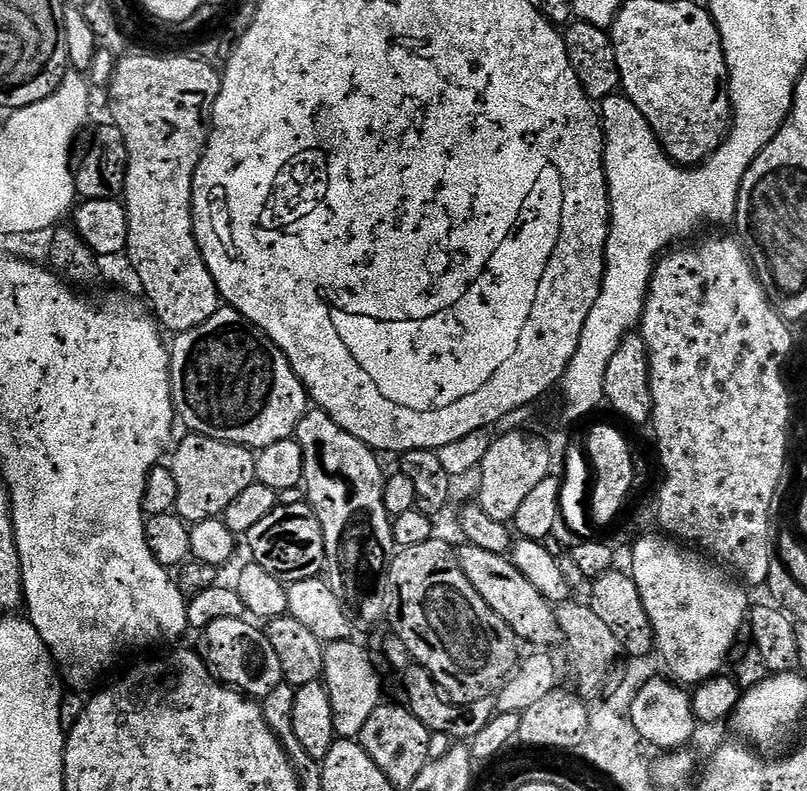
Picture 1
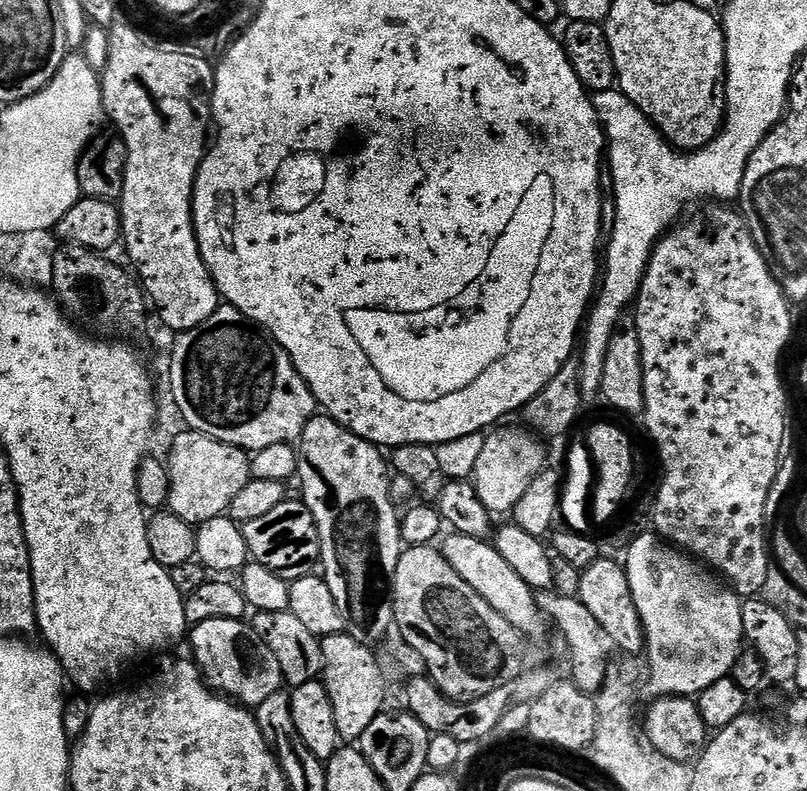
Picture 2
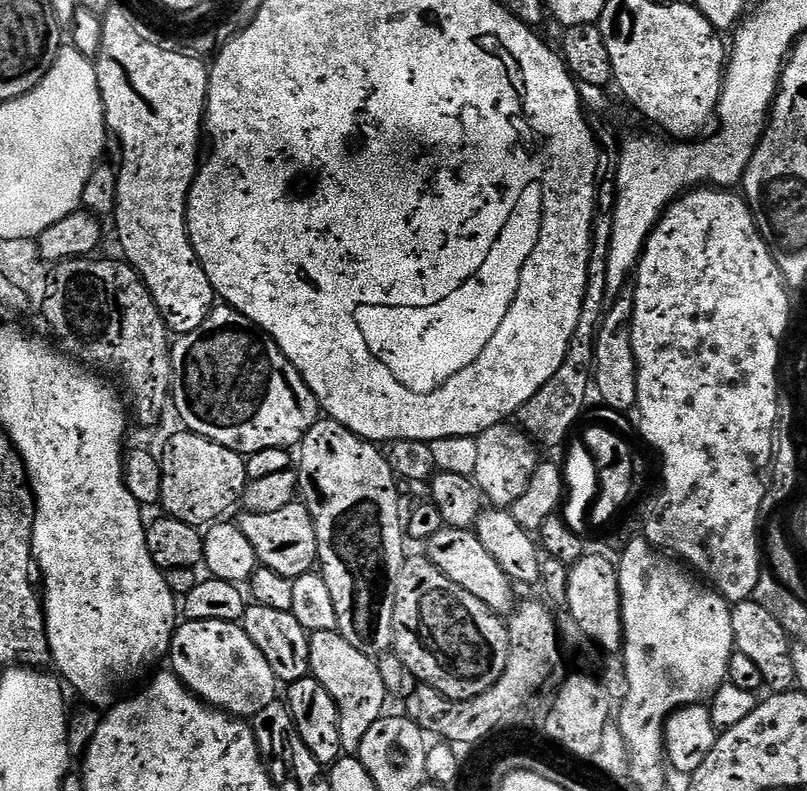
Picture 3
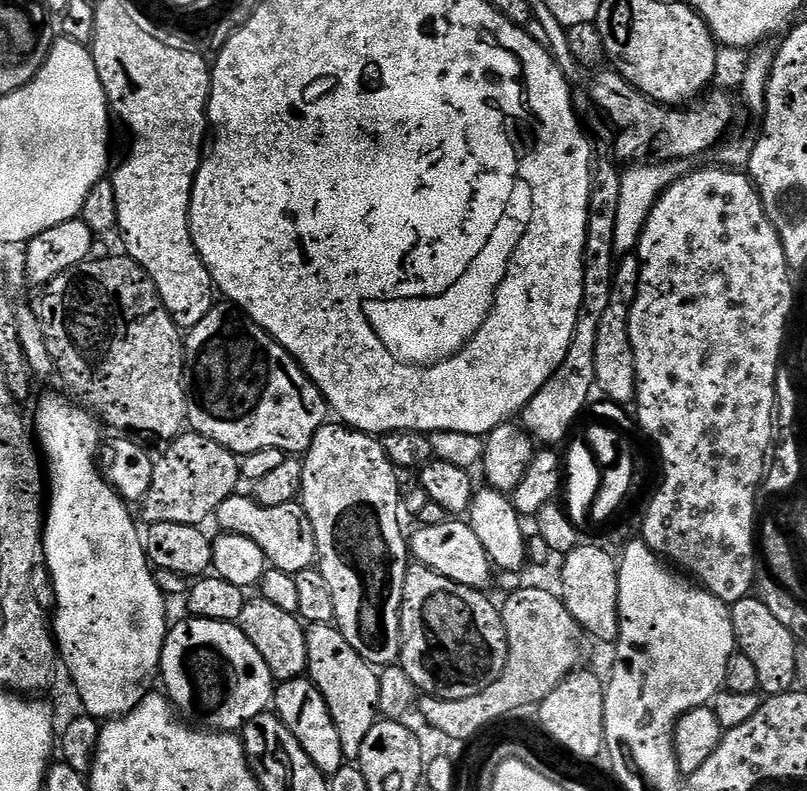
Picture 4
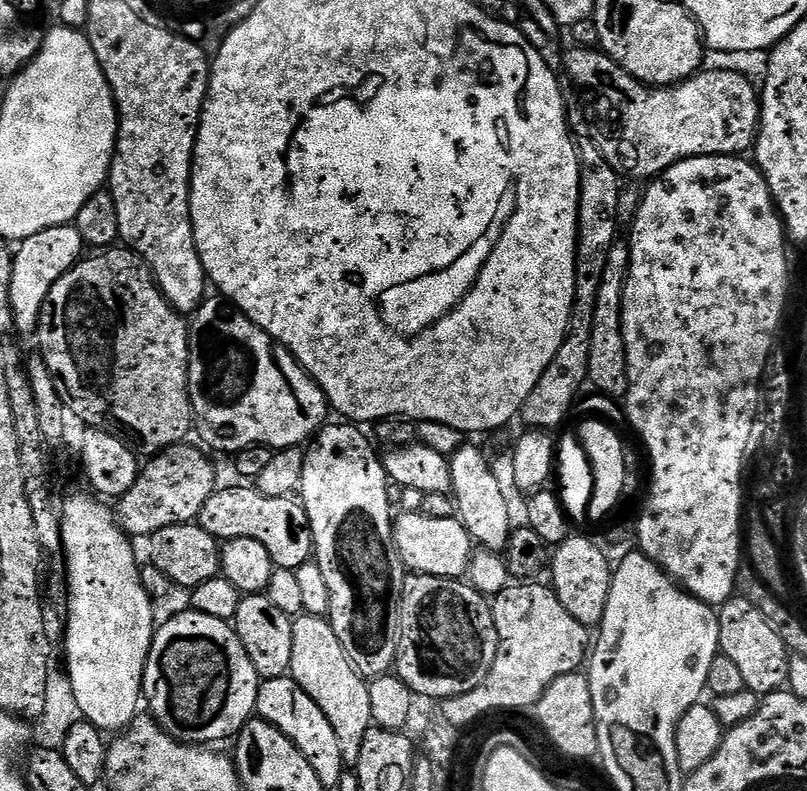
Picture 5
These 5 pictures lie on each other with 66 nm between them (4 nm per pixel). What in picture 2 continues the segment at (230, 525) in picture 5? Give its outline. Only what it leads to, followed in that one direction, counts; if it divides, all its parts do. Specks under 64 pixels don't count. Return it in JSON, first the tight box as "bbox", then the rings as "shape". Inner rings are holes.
{"bbox":[243,498,322,582],"shape":[[[285,498],[266,518],[253,520],[243,525],[248,555],[255,563],[266,566],[266,570],[274,570],[278,578],[289,582],[313,575],[320,564],[322,542],[318,534],[318,526],[314,522],[314,514],[304,505],[303,499]]]}

